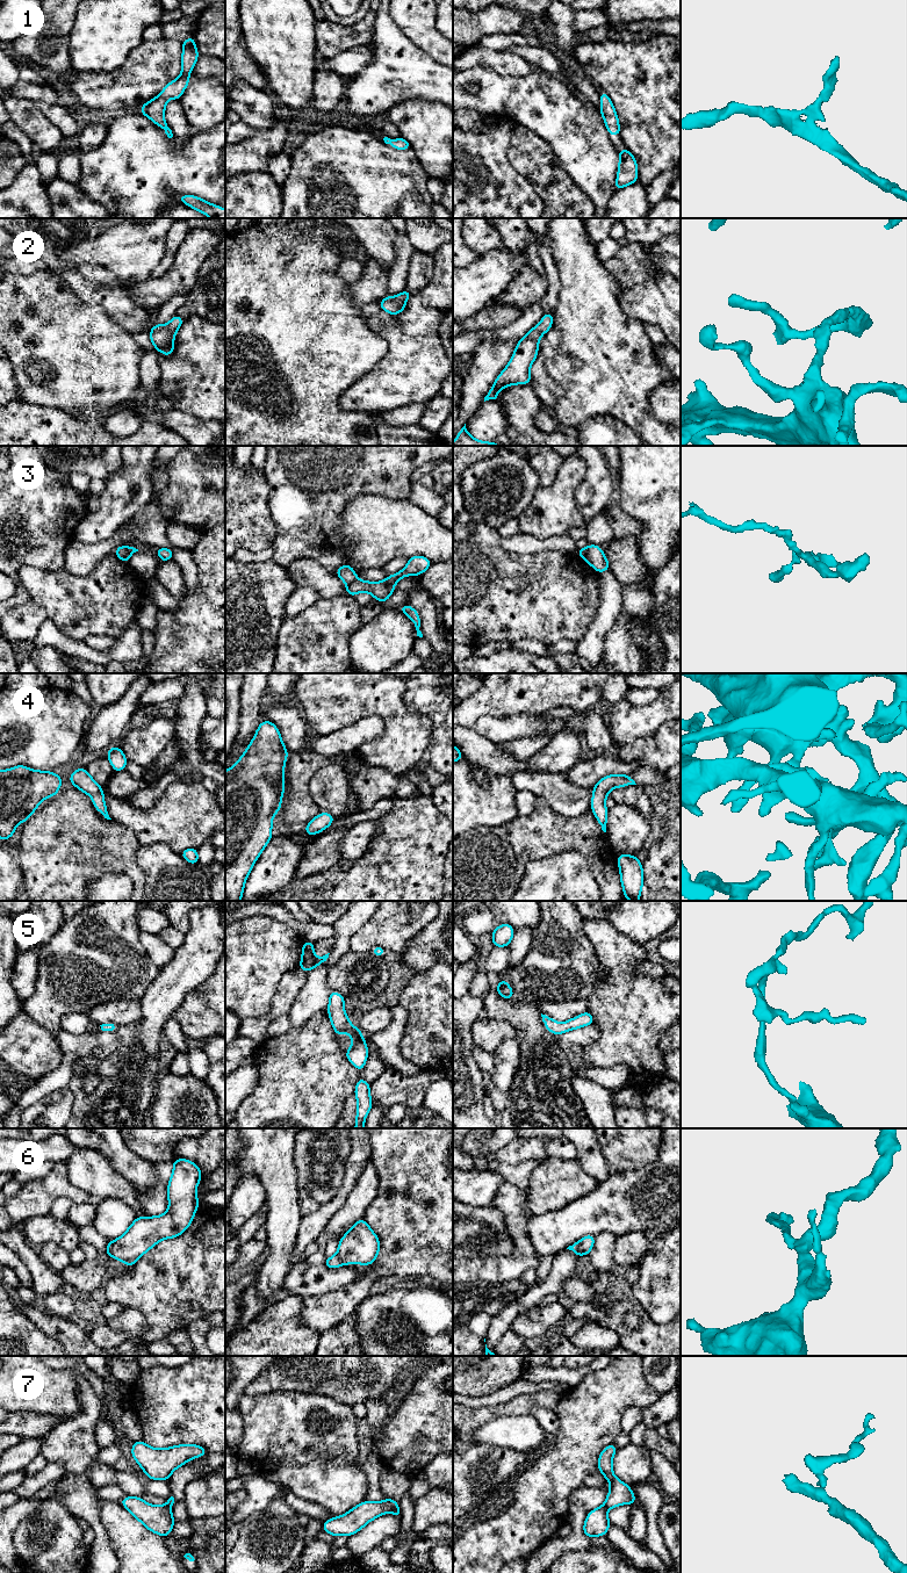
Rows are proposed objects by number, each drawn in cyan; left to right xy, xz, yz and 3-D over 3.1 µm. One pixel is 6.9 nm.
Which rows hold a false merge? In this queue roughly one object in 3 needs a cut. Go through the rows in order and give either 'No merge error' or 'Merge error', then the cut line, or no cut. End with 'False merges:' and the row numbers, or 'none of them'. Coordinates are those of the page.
1: No merge error. No split
2: No merge error. No split
3: No merge error. No split
4: No merge error. No split
5: No merge error. No split
6: Merge error. Split along yz (578, 1242), (582, 1254)
7: Merge error. Split along yz (604, 1505), (607, 1509)
False merges: 6, 7

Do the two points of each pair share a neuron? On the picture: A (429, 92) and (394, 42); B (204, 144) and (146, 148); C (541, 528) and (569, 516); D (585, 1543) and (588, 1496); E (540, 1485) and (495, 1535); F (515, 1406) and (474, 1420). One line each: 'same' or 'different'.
A: same
B: same
C: same
D: same
E: same
F: same

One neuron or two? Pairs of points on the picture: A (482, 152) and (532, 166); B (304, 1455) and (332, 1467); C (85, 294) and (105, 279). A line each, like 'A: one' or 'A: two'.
A: two
B: two
C: two

